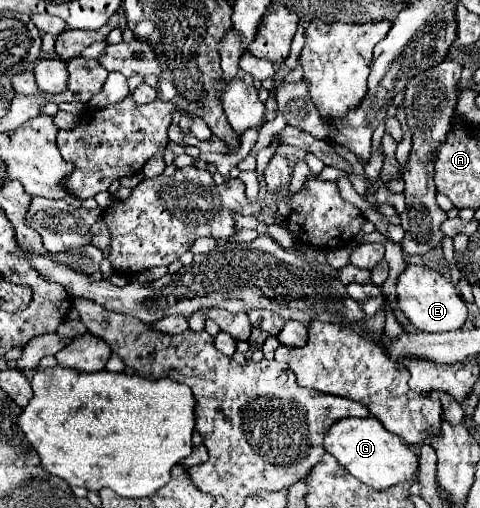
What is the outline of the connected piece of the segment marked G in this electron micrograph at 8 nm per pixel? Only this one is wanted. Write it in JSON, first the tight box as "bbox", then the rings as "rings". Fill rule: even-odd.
{"bbox":[324,418,418,490],"rings":[[[344,418],[338,420],[324,438],[324,448],[330,452],[354,478],[374,490],[386,490],[406,480],[416,478],[418,456],[398,436],[388,432],[376,418]]]}

